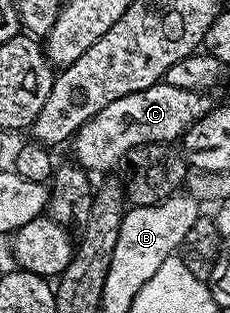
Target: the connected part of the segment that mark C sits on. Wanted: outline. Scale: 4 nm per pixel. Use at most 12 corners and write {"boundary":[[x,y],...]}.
{"boundary":[[159,83],[115,99],[77,131],[95,175],[139,145],[179,142],[211,96]]}

